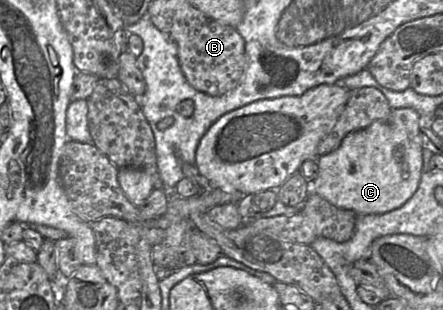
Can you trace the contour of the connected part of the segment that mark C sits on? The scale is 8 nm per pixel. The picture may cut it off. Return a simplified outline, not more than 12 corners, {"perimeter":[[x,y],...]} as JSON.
{"perimeter":[[414,109],[318,157],[311,192],[357,215],[401,207],[423,173]]}

